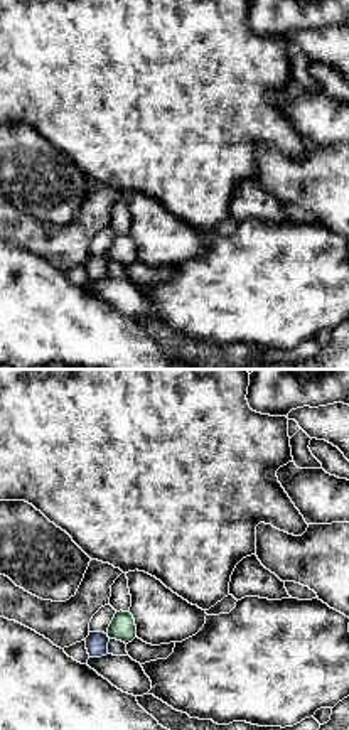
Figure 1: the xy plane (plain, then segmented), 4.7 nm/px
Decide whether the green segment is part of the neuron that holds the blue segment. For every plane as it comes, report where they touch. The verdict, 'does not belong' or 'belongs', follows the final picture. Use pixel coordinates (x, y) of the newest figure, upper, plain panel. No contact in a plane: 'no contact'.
contact (107, 258)

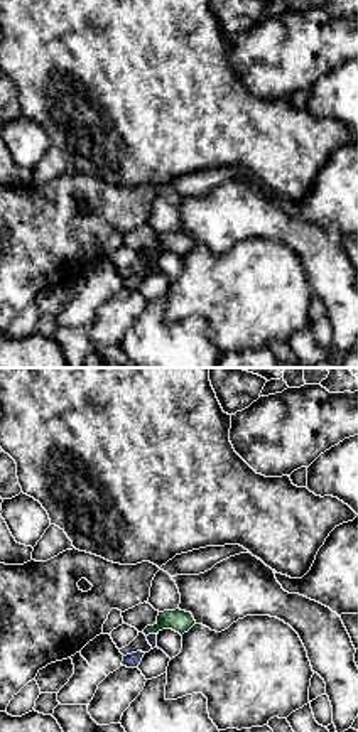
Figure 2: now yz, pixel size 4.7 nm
contact (151, 257)

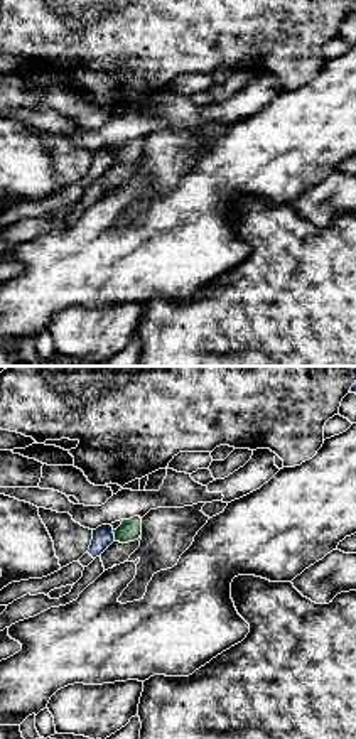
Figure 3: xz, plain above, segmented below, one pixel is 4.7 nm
contact (113, 157)

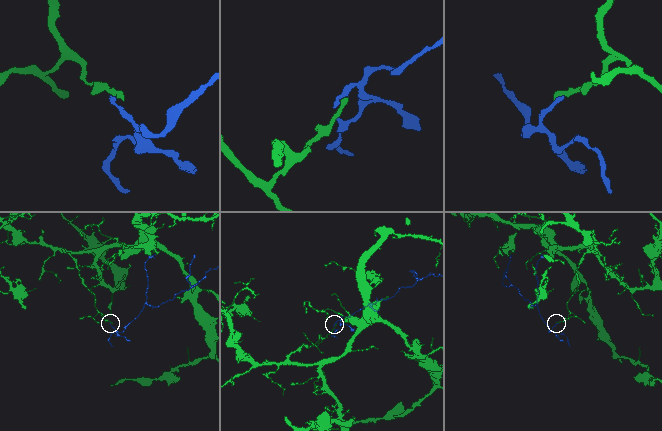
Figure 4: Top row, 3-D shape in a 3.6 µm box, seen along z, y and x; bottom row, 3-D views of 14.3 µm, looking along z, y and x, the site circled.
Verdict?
does not belong

